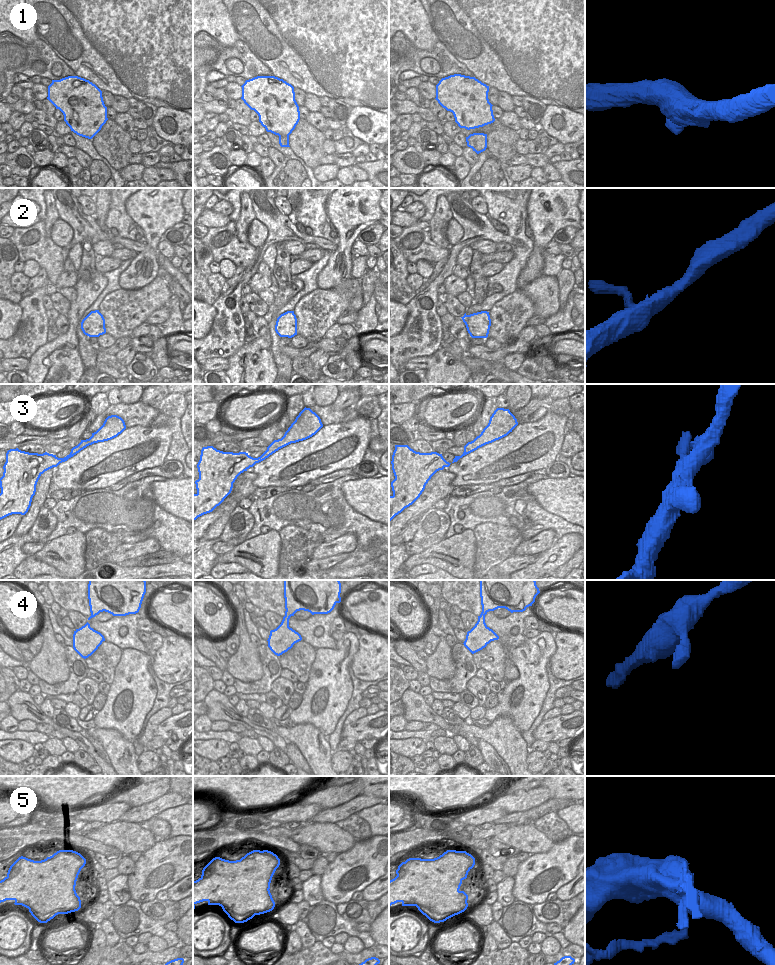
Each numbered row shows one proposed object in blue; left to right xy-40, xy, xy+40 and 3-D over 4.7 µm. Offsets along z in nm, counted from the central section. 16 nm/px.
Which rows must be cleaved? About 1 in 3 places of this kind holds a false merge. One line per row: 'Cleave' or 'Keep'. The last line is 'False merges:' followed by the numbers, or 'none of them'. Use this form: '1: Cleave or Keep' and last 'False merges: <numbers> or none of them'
1: Keep
2: Keep
3: Keep
4: Keep
5: Cleave
False merges: 5

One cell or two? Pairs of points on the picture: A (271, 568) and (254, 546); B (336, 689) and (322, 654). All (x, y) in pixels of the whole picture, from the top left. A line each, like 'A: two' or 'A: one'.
A: one
B: one

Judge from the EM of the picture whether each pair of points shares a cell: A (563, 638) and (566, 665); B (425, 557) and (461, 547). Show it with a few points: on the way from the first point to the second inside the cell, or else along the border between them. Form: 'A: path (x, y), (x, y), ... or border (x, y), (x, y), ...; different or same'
A: path (566, 645), (566, 658); same
B: path (434, 555), (437, 552), (452, 552); same

